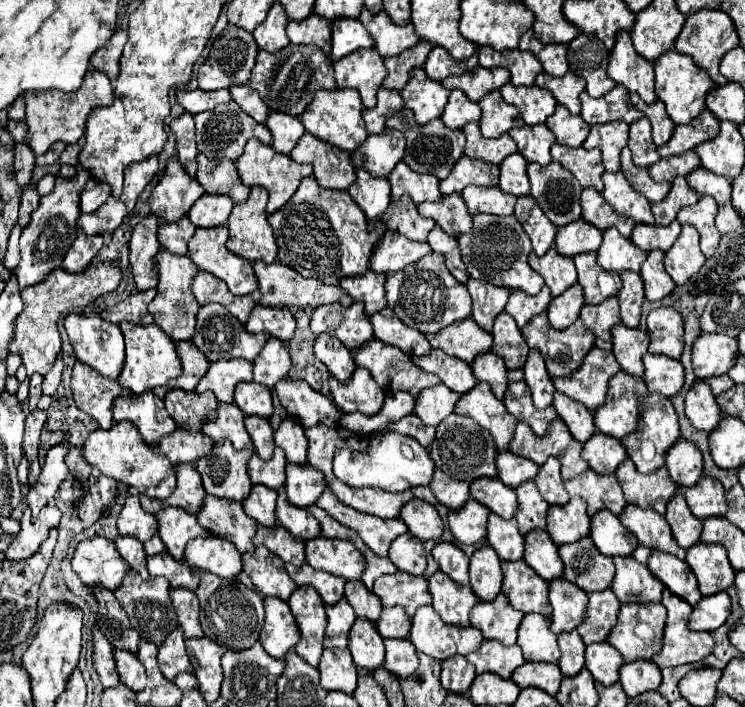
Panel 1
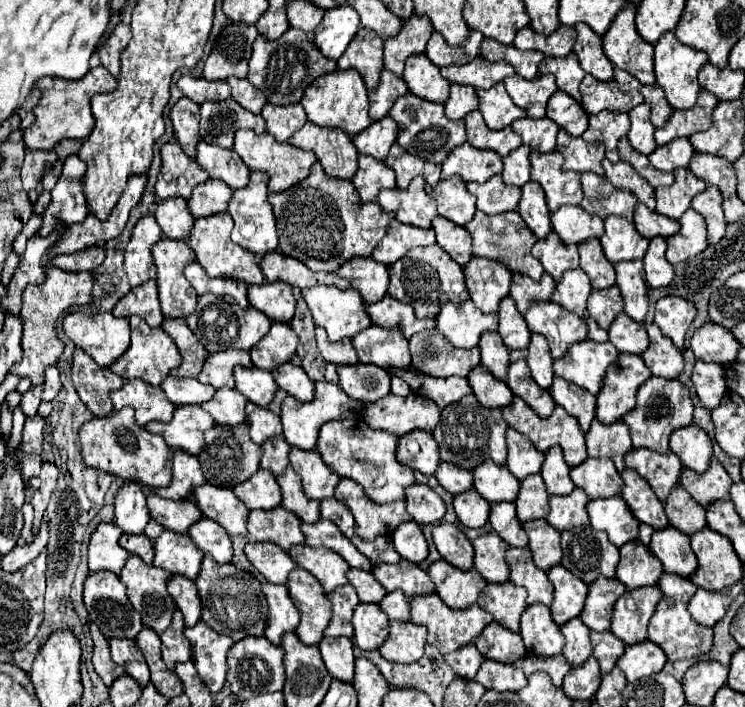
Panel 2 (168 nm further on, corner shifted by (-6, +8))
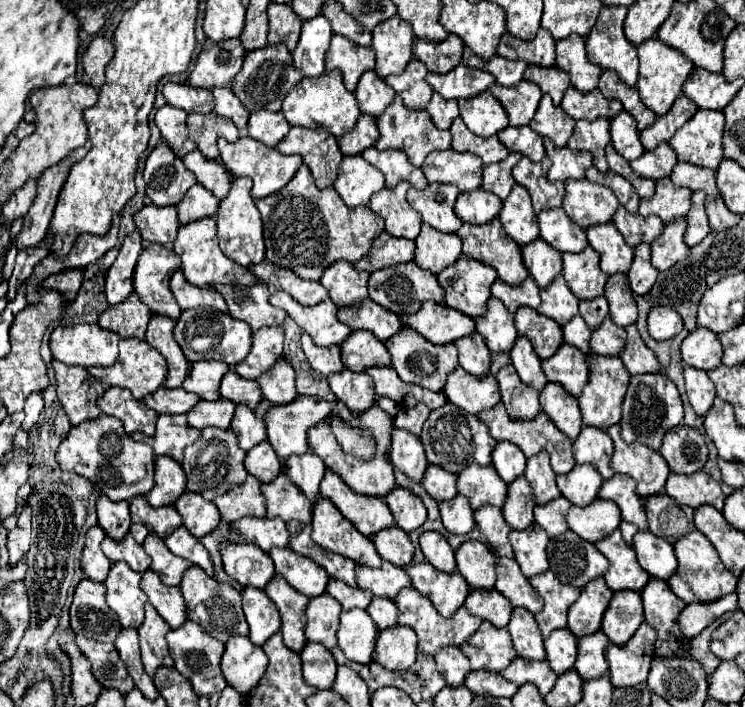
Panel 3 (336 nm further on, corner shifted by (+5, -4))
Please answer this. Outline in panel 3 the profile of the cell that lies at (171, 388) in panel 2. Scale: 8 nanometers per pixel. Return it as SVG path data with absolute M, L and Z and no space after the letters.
M158 388L154 394L144 398L144 402L148 408L154 408L158 414L186 414L200 402L200 398L196 394L186 392L184 388L176 388L176 390Z

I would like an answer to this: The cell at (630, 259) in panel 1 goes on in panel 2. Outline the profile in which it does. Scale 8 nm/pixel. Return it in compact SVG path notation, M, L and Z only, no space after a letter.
M619 216L605 218L605 234L601 236L601 246L607 260L623 262L643 258L649 246L649 240L639 236L633 222L627 222Z

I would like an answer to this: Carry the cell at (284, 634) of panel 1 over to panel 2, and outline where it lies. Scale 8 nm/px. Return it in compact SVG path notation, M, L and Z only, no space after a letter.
M271 582L263 584L263 594L269 606L269 616L267 616L267 628L265 628L265 638L271 640L273 644L281 644L281 636L285 632L293 632L299 624L299 612L295 604L289 598L289 592L285 586L277 586Z

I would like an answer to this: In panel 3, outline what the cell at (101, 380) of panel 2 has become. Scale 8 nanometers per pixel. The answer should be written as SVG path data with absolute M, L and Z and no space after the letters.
M54 360L52 366L56 368L58 400L70 422L76 426L100 416L96 398L102 394L102 384L82 366L68 366L58 360Z

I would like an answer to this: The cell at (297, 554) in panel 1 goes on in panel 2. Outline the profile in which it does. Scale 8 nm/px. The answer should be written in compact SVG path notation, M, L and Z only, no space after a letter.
M283 506L267 512L251 510L247 518L247 532L251 542L273 542L285 550L305 542L301 520L295 514L287 512Z

